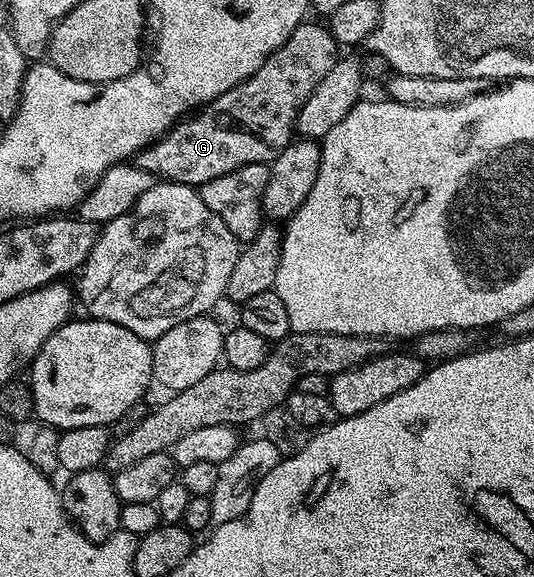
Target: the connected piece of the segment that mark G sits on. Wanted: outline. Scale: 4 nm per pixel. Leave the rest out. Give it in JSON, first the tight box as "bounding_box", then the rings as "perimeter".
{"bounding_box":[135,22,337,186],"perimeter":[[[311,22],[299,24],[290,38],[286,38],[286,42],[278,46],[278,50],[274,50],[274,54],[270,54],[270,58],[266,58],[266,62],[262,62],[262,66],[258,66],[258,70],[250,74],[250,78],[177,120],[169,132],[136,153],[135,166],[164,182],[199,186],[210,182],[210,178],[222,178],[222,174],[230,174],[230,170],[238,170],[242,166],[271,165],[272,160],[282,154],[284,147],[292,143],[297,131],[296,119],[299,111],[318,82],[326,77],[336,63],[336,51],[337,42],[325,25],[323,28],[322,25]]]}

